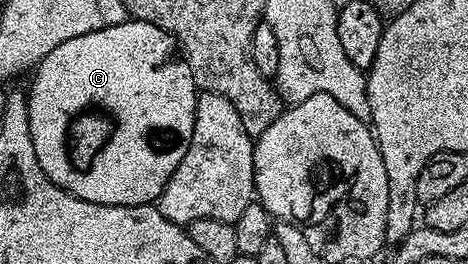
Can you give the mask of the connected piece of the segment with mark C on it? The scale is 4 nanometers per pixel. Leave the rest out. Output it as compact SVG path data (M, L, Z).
M129 19L119 25L105 25L96 31L88 31L88 35L76 35L76 39L68 39L68 43L60 43L56 51L52 51L33 70L34 78L30 81L30 89L26 93L28 107L28 127L32 135L32 147L36 147L36 159L44 171L44 175L56 187L84 199L88 203L101 205L149 205L157 202L164 191L168 179L172 179L172 171L180 167L180 159L184 159L184 151L188 151L188 143L192 139L192 127L196 119L196 107L200 90L194 86L192 71L185 60L166 61L170 57L172 38L160 27L152 23Z

